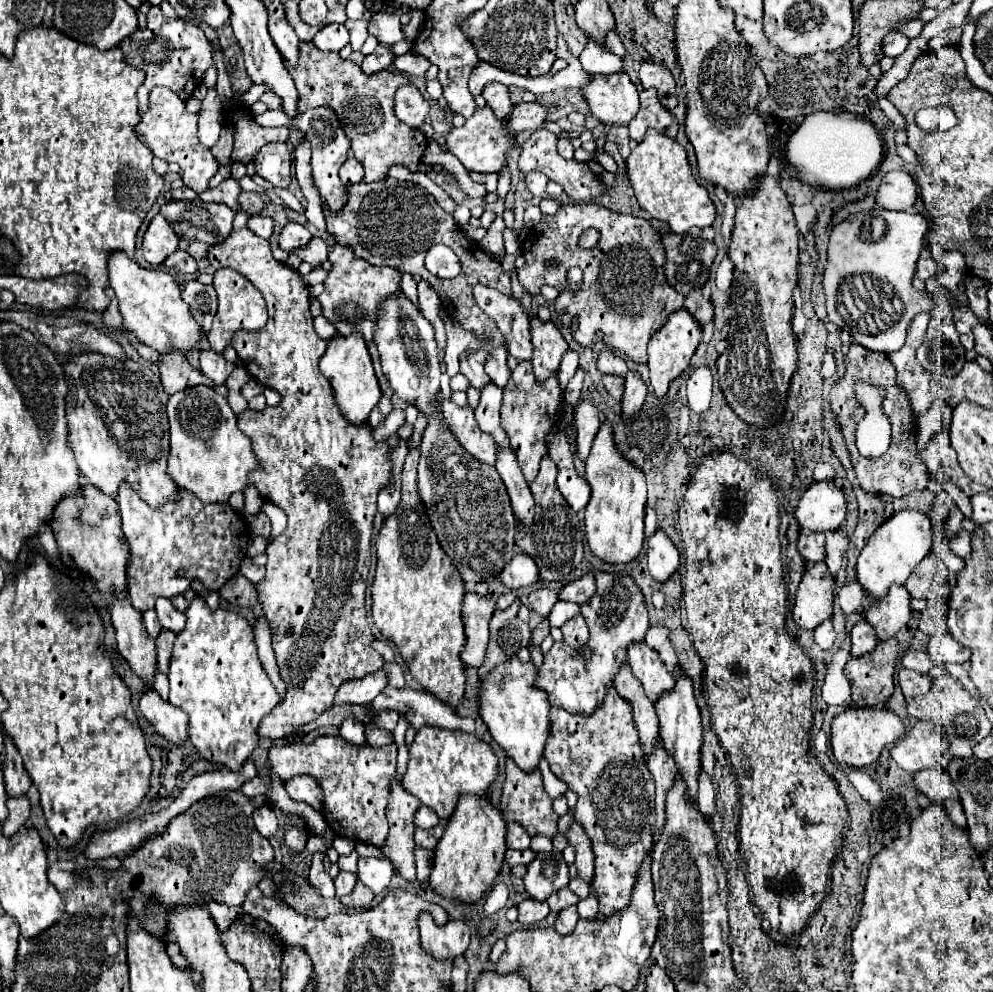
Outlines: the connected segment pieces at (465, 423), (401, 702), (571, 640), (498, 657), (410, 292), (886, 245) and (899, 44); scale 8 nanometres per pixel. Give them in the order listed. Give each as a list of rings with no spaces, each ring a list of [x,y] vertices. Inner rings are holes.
[[[443,400],[443,418],[447,426],[451,428],[453,436],[457,442],[477,460],[485,464],[495,464],[495,454],[497,454],[497,444],[487,436],[485,432],[479,430],[479,424],[475,420],[473,408],[457,406],[451,400]]]
[[[385,686],[373,700],[375,710],[387,710],[393,708],[397,712],[405,712],[409,718],[409,724],[415,728],[421,728],[425,724],[431,726],[443,726],[447,730],[463,730],[463,732],[475,732],[475,720],[473,718],[461,718],[451,706],[439,702],[435,696],[427,692],[403,692],[393,686]]]
[[[579,614],[571,620],[567,620],[563,626],[561,626],[561,632],[563,632],[563,640],[565,644],[569,644],[571,648],[581,648],[587,644],[589,640],[589,628],[587,628],[587,622],[585,618]]]
[[[497,626],[495,628],[491,628],[491,640],[489,640],[489,646],[487,646],[487,656],[485,656],[485,662],[481,664],[481,668],[479,668],[479,676],[485,676],[491,668],[495,668],[495,666],[499,666],[499,664],[503,664],[505,660],[507,660],[507,654],[499,648],[499,644],[497,644]]]
[[[401,272],[401,290],[407,294],[407,298],[415,304],[415,300],[417,300],[417,282],[413,280],[413,276],[411,274],[407,274],[407,272]]]
[[[883,208],[853,214],[831,230],[823,272],[827,316],[841,326],[841,330],[849,332],[853,342],[883,354],[899,350],[905,344],[905,334],[913,316],[933,308],[933,300],[911,286],[925,234],[927,220],[919,212],[891,212]],[[853,274],[863,274],[865,278],[861,276],[857,284]],[[865,284],[873,286],[873,304]]]
[[[889,32],[882,42],[882,51],[885,56],[897,58],[905,52],[909,44],[909,38],[901,32]]]

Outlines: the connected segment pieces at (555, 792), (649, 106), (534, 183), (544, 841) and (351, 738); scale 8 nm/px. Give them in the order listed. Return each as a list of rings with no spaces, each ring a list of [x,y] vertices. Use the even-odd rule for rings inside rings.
[[[541,758],[541,762],[539,762],[539,770],[541,770],[541,774],[543,774],[543,782],[545,782],[547,794],[549,794],[551,798],[563,796],[565,790],[567,790],[567,786],[565,786],[563,780],[559,780],[559,778],[551,772],[551,768],[549,768],[549,764],[547,764],[545,758]]]
[[[653,88],[641,92],[641,108],[637,116],[629,122],[629,136],[641,142],[647,128],[655,128],[657,132],[667,134],[671,138],[677,136],[677,120],[667,108],[659,104],[657,92]]]
[[[529,172],[529,174],[525,176],[525,182],[527,182],[527,188],[529,188],[529,192],[531,192],[533,196],[537,196],[537,198],[545,198],[545,196],[547,196],[547,194],[545,194],[545,188],[547,188],[549,178],[543,176],[541,172]]]
[[[537,835],[531,837],[530,849],[534,852],[546,851],[551,852],[553,848],[552,841],[549,837]]]
[[[357,718],[343,720],[339,736],[343,740],[347,740],[349,744],[365,744],[366,742],[365,734],[363,734],[363,724]]]

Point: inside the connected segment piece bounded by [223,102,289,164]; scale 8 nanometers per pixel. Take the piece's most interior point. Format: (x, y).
(249, 136)

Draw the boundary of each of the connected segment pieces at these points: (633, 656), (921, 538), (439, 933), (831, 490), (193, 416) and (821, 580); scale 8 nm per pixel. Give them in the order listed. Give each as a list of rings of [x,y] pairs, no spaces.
[[[631,642],[627,660],[631,664],[633,674],[645,688],[645,694],[655,702],[665,690],[671,690],[675,678],[665,668],[657,650],[649,648],[645,642]]]
[[[909,508],[895,512],[881,526],[877,526],[877,530],[873,532],[873,536],[869,538],[869,542],[859,554],[857,578],[861,586],[873,598],[881,598],[887,594],[891,584],[905,584],[905,580],[911,576],[915,566],[931,552],[933,538],[935,532],[931,520],[923,512],[909,510]]]
[[[429,912],[419,914],[419,930],[421,944],[427,946],[429,953],[437,960],[461,956],[471,940],[471,930],[465,922],[449,920],[445,926],[435,926]]]
[[[833,480],[813,482],[797,504],[795,518],[801,528],[827,532],[837,530],[847,516],[847,498]]]
[[[191,386],[169,398],[167,414],[171,426],[167,472],[177,486],[193,492],[203,504],[211,504],[227,502],[233,492],[249,484],[247,472],[257,468],[257,460],[249,436],[239,430],[237,416],[223,396],[211,386]]]
[[[825,562],[811,564],[805,570],[795,596],[793,620],[805,630],[815,630],[825,620],[831,620],[833,596],[835,596],[835,578],[831,576],[827,564]]]

